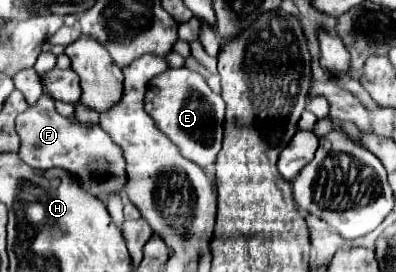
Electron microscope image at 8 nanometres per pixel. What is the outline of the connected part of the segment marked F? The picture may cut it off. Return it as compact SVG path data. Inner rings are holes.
M45 95L37 101L35 107L29 107L17 117L17 133L21 137L19 155L27 165L35 169L67 169L79 175L83 187L99 199L105 199L109 191L121 191L125 185L125 161L121 149L111 141L111 137L101 131L99 125L87 127L77 119L61 117L53 107L53 99Z

